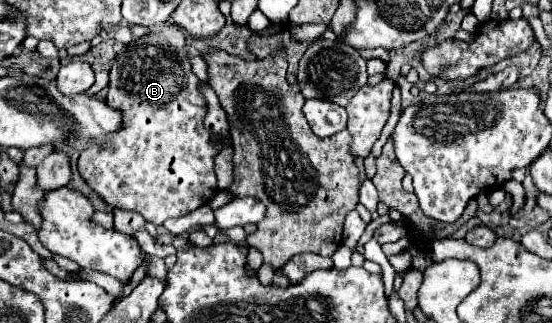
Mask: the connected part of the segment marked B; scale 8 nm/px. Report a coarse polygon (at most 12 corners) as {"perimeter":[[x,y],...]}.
{"perimeter":[[176,24],[112,62],[114,150],[78,170],[162,224],[208,204],[220,152]]}

